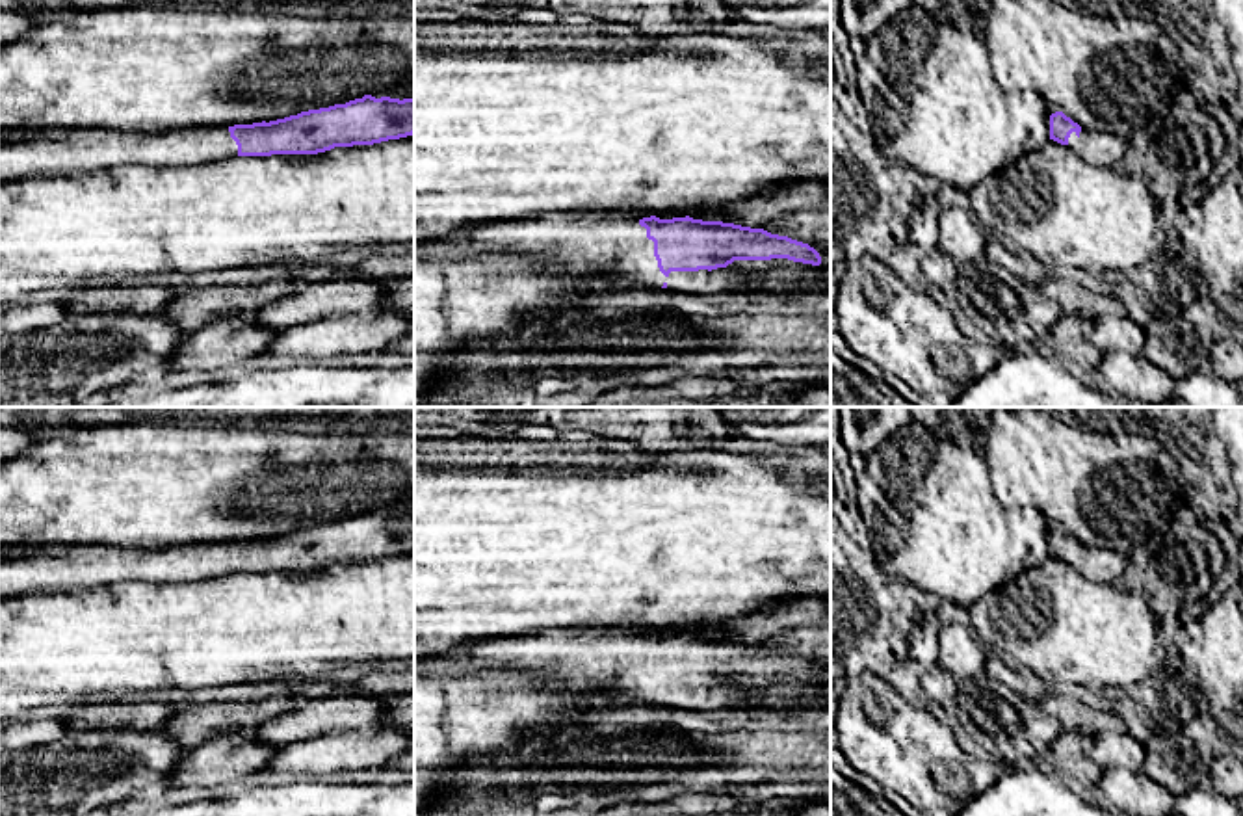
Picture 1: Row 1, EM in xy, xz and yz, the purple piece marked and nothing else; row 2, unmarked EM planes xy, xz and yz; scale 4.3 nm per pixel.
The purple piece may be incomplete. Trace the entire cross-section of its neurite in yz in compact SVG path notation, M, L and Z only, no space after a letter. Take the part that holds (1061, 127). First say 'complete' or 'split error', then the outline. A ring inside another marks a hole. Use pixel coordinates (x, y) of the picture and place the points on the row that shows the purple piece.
split error | M1063 112L1050 115L1050 139L1066 145L1087 164L1119 169L1128 152L1128 141L1100 130L1079 126Z

